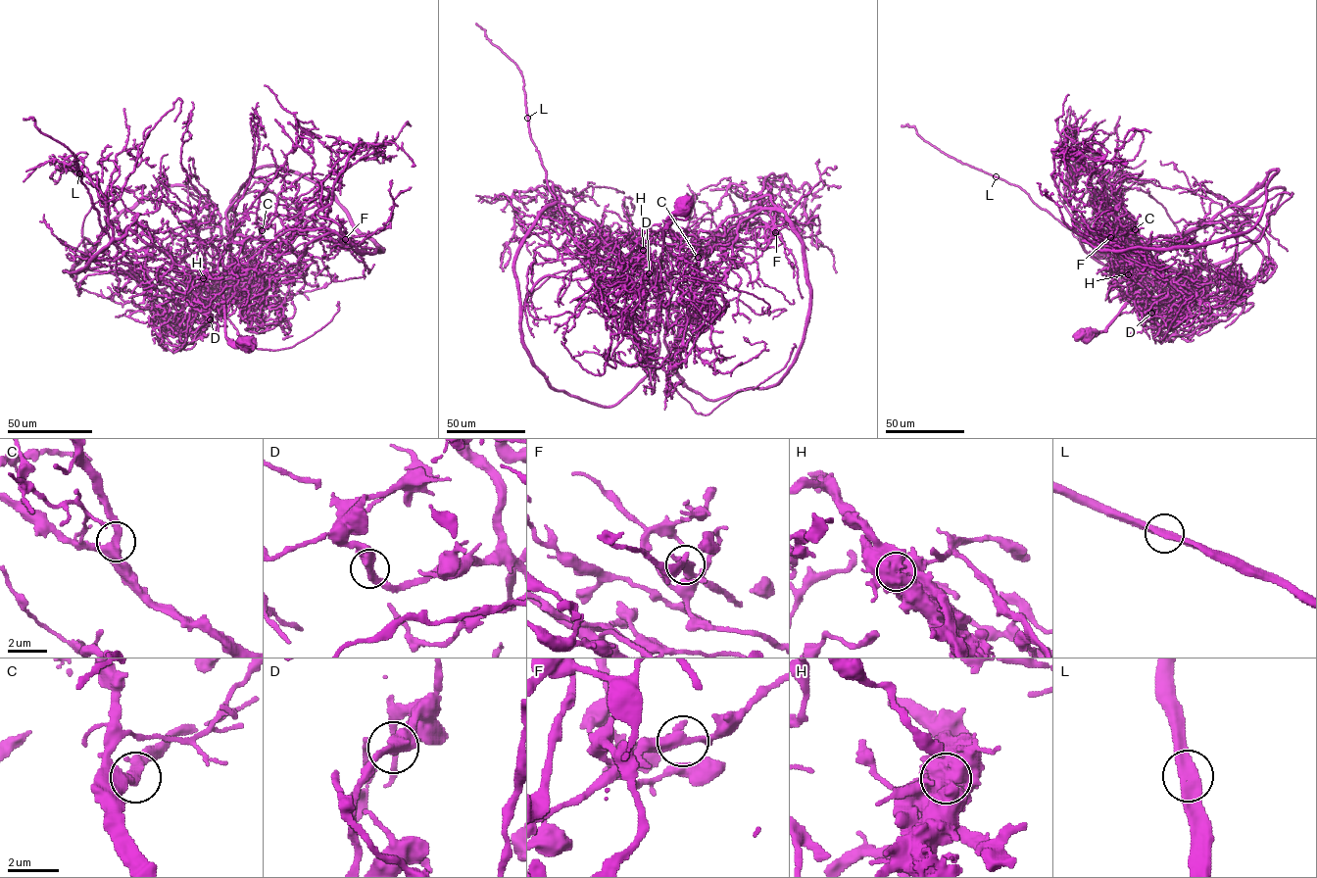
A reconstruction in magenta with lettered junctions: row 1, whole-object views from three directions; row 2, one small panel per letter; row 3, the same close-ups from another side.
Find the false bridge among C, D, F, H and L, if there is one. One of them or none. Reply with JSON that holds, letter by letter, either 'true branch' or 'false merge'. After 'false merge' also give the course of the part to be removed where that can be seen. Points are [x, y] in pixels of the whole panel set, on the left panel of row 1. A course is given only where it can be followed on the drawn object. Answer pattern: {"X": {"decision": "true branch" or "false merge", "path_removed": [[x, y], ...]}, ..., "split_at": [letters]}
{"C": {"decision": "true branch"}, "D": {"decision": "true branch"}, "F": {"decision": "true branch"}, "H": {"decision": "false merge", "path_removed": [[203, 278], [195, 294], [169, 275], [130, 261], [100, 225], [72, 153], [43, 134], [32, 118], [24, 120]]}, "L": {"decision": "true branch"}, "split_at": ["H"]}

